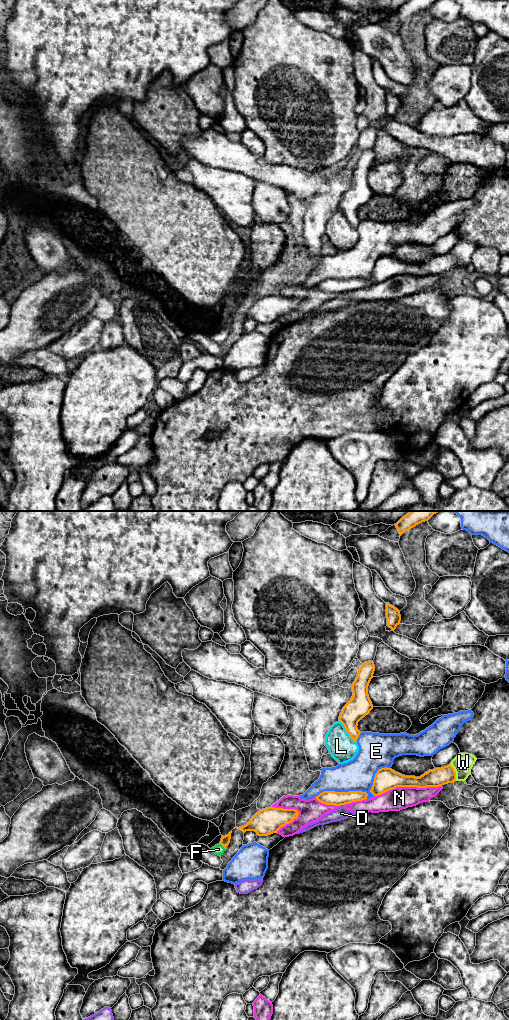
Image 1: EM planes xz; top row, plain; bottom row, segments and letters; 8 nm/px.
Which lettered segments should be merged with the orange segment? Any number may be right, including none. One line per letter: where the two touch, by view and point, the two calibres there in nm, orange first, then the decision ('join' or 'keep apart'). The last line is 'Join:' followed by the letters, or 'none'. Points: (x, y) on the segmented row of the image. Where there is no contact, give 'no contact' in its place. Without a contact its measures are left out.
D: xz (341, 804) | 110/110 nm | keep apart
E: xz (341, 792) | 110/260 nm | keep apart
F: xz (222, 845) | 80/90 nm | join
L: xz (346, 730) | 190/220 nm | keep apart
N: xz (407, 786) | 180/180 nm | keep apart
W: xz (455, 772) | 150/160 nm | keep apart
Join: F

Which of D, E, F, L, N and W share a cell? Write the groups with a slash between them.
D / E / F / L / N / W

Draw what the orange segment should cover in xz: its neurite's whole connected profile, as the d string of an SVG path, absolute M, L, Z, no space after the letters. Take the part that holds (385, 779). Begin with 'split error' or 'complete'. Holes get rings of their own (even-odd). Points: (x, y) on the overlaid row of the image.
complete; M450 764L429 770L420 777L405 776L391 768L385 767L379 769L375 774L370 792L374 796L378 796L396 787L439 787L444 784L453 783L455 780L456 772Z

